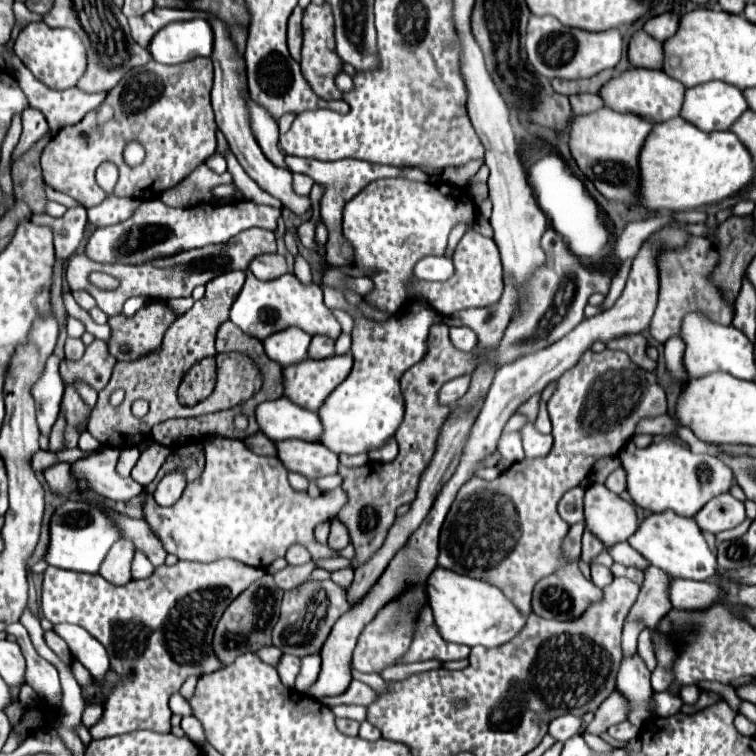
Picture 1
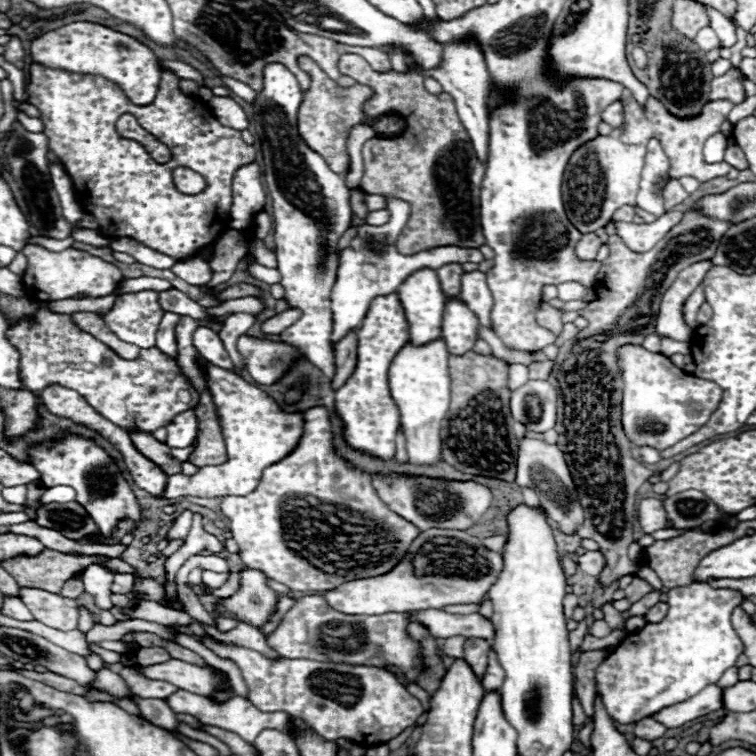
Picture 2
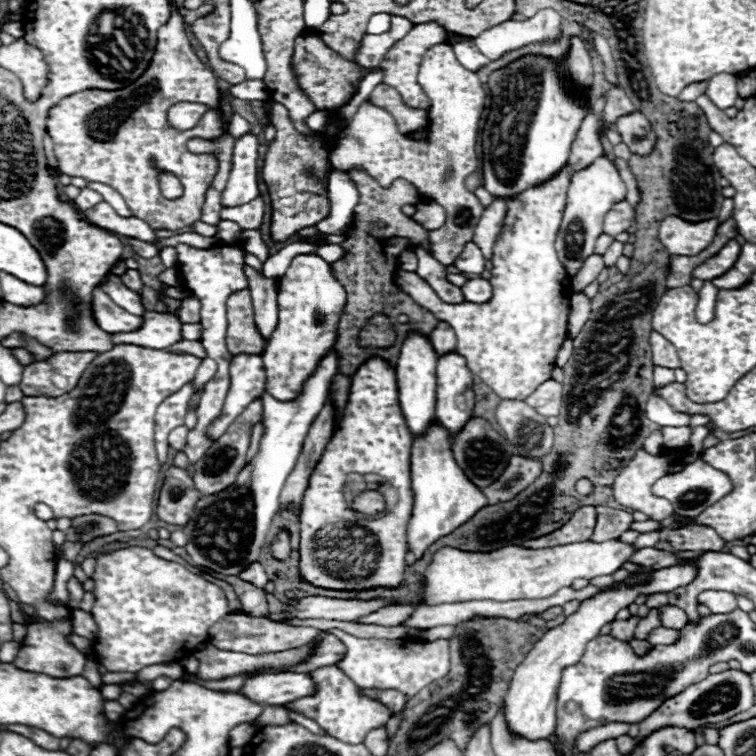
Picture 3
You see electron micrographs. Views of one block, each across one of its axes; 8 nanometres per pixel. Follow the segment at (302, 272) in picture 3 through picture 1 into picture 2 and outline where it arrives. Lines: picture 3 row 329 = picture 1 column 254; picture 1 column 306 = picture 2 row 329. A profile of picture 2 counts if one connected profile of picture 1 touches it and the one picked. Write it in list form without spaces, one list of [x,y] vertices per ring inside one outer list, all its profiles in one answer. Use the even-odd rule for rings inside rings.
[[[278,62],[264,66],[264,88],[256,94],[256,100],[252,104],[254,110],[254,128],[256,136],[262,146],[264,154],[264,180],[268,194],[272,198],[272,220],[274,220],[274,252],[278,258],[278,272],[282,274],[282,286],[286,290],[284,298],[288,300],[290,308],[300,308],[302,318],[288,326],[280,340],[290,342],[306,354],[306,358],[322,370],[324,376],[332,378],[336,374],[336,358],[332,348],[332,310],[330,310],[330,290],[336,282],[336,270],[338,270],[338,254],[336,244],[338,238],[350,228],[350,188],[346,188],[344,178],[328,168],[324,158],[308,148],[308,144],[302,140],[298,132],[298,108],[302,102],[302,90],[296,80],[296,76]]]

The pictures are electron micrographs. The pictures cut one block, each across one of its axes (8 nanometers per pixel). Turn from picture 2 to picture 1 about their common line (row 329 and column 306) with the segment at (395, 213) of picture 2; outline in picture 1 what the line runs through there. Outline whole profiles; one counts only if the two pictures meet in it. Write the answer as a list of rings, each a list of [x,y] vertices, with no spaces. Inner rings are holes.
[[[286,328],[286,332],[276,332],[274,336],[268,336],[264,340],[264,348],[274,362],[282,366],[292,366],[308,358],[310,340],[310,334],[298,328]]]

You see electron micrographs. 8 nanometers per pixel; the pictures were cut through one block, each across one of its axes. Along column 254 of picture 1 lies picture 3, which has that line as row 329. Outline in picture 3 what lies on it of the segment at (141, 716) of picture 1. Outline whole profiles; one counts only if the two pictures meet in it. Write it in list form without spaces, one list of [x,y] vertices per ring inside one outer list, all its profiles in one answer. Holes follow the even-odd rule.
[[[572,294],[570,296],[570,316],[568,316],[570,340],[576,338],[576,334],[582,330],[588,318],[590,318],[590,300],[584,294]]]

